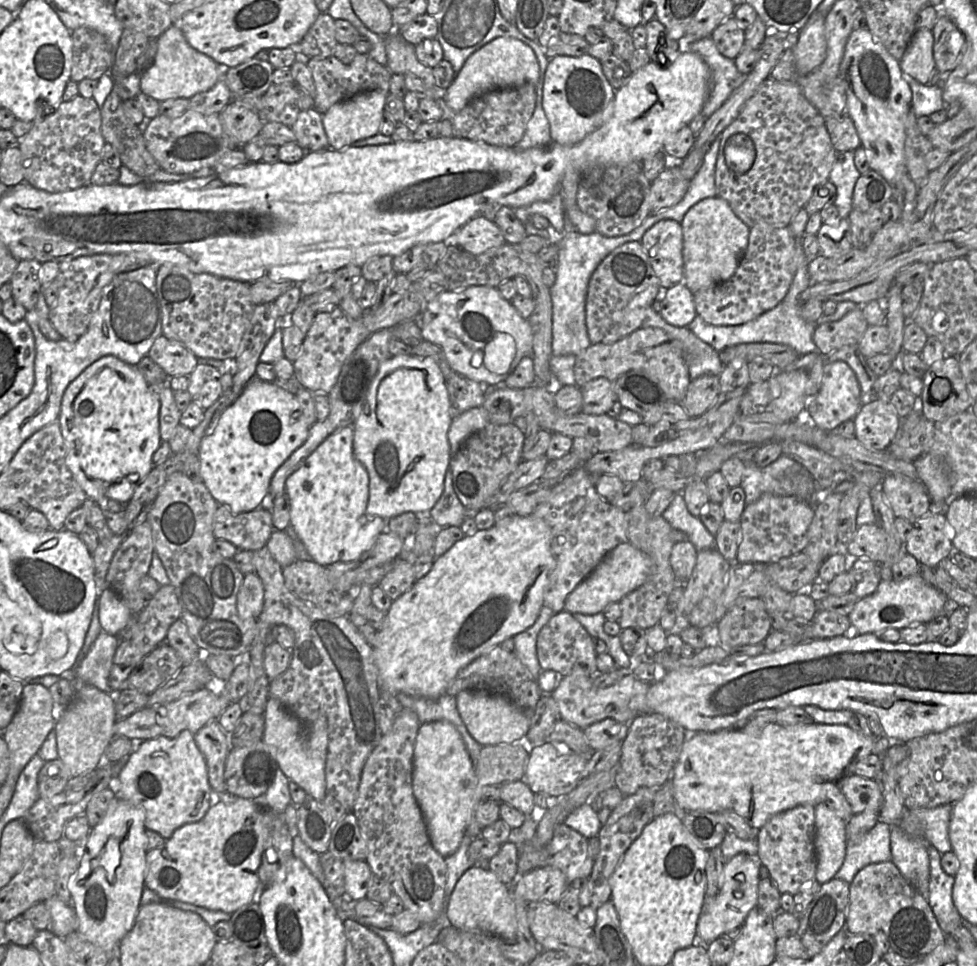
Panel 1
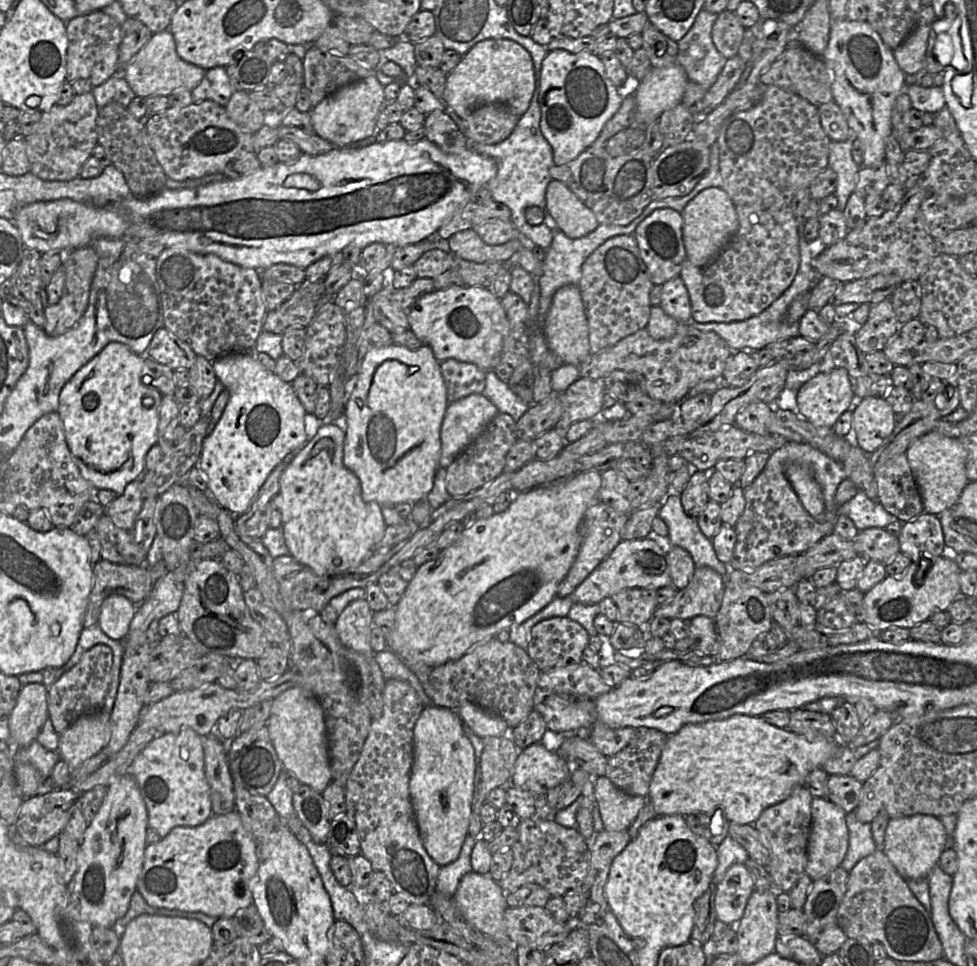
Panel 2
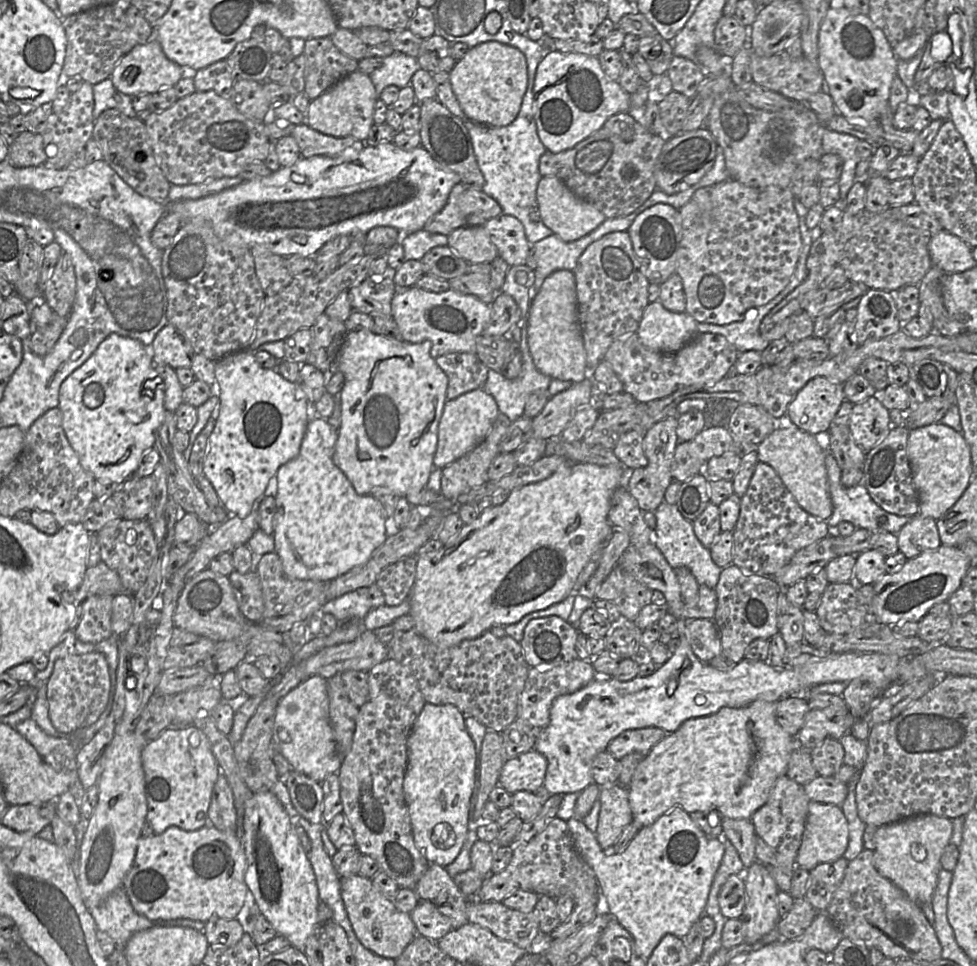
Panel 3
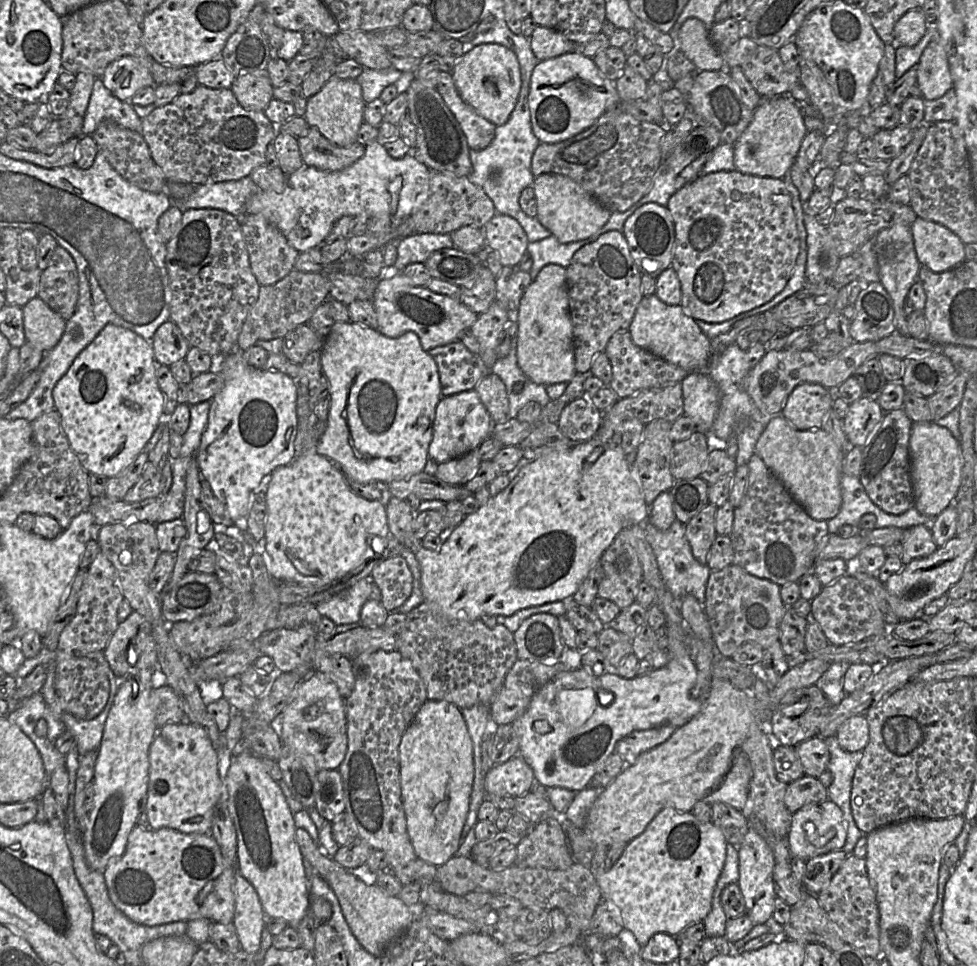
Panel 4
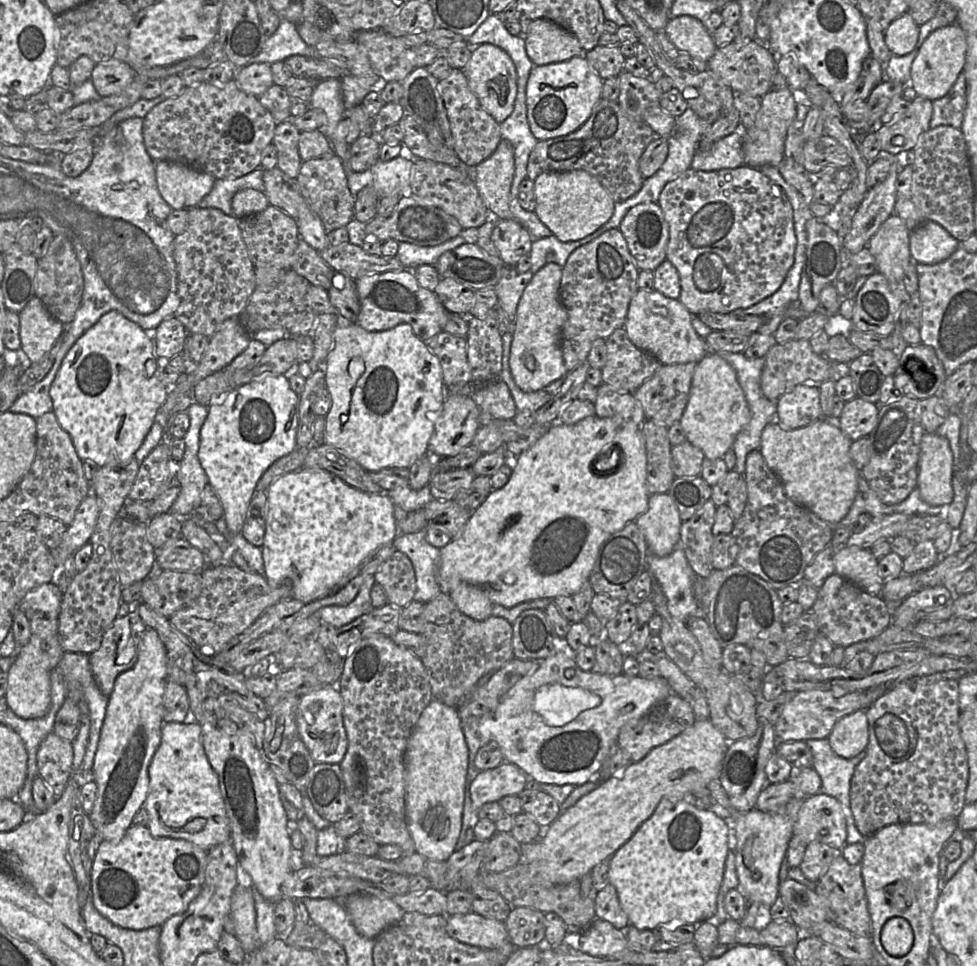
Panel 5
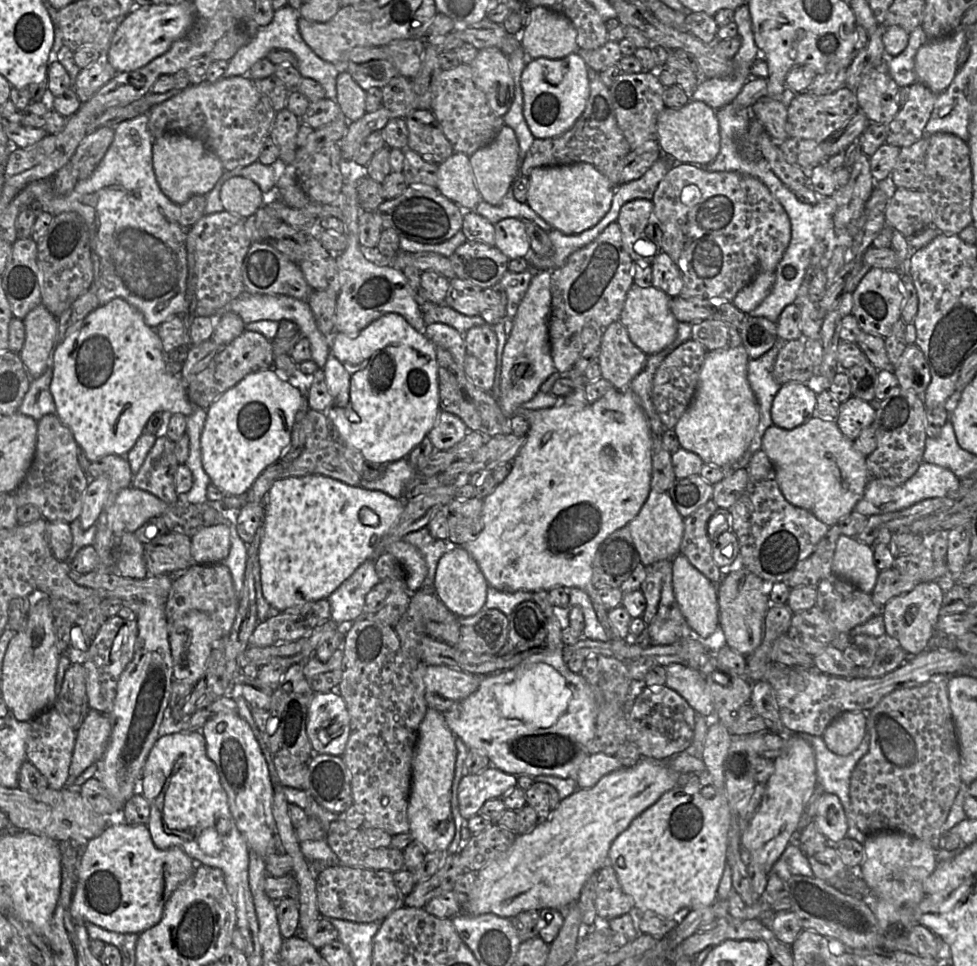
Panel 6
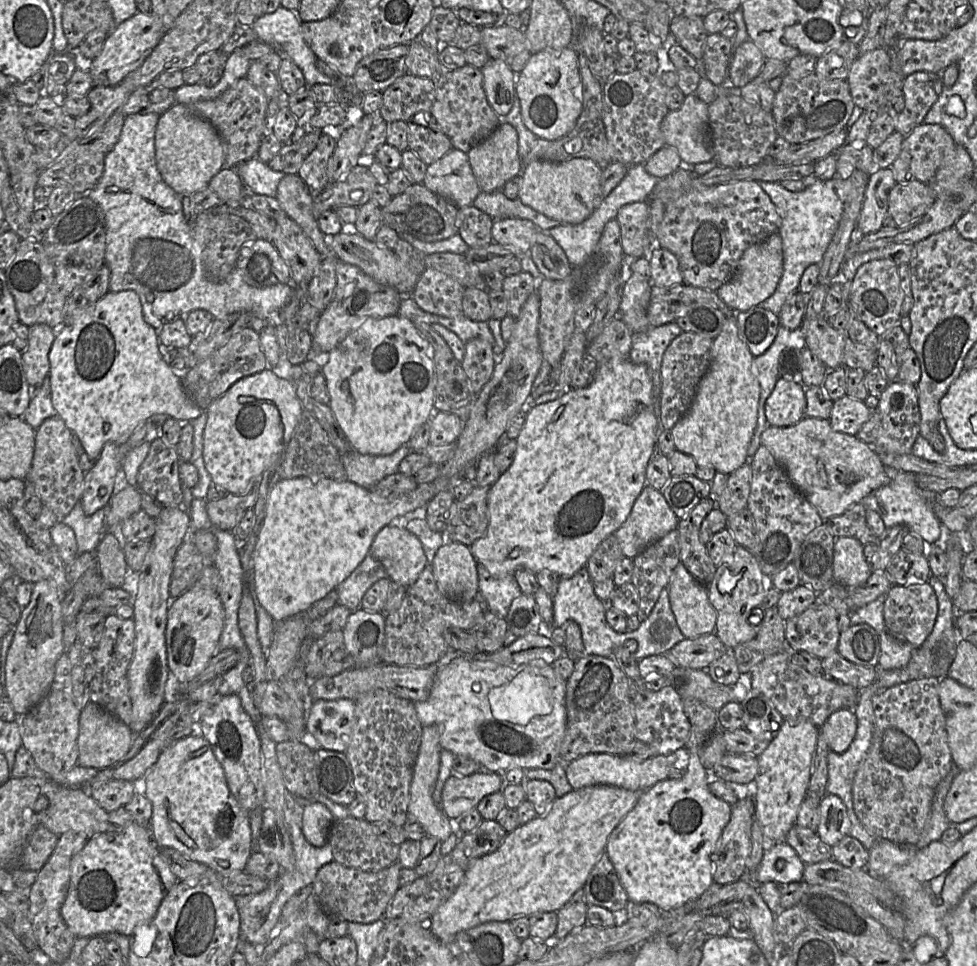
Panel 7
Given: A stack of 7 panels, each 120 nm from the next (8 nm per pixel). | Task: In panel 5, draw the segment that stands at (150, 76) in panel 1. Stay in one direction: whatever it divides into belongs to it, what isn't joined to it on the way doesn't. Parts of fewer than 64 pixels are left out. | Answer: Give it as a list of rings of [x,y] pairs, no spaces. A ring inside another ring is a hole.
[[[112,59],[95,64],[90,80],[101,97],[120,93],[128,86],[136,72],[127,63]]]

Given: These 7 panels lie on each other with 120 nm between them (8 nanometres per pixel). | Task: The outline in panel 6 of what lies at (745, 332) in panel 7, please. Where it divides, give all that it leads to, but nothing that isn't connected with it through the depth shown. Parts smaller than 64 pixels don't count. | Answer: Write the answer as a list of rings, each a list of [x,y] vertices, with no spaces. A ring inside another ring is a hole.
[[[747,315],[738,331],[750,359],[761,357],[778,338],[777,325],[764,317]]]

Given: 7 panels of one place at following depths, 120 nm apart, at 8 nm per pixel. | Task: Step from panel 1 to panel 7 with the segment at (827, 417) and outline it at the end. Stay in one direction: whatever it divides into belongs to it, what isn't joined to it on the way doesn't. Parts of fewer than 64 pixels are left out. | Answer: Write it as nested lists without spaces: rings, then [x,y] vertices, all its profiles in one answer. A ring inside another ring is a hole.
[[[779,377],[765,403],[769,426],[789,427],[806,417],[805,389],[798,378]]]

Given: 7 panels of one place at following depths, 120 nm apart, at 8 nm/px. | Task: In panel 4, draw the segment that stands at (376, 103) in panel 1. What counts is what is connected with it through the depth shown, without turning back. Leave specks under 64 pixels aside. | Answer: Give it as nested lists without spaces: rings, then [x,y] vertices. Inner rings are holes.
[[[332,77],[322,89],[307,99],[306,112],[303,115],[310,127],[317,128],[330,142],[347,147],[356,142],[366,103],[362,97],[360,84],[354,79]]]

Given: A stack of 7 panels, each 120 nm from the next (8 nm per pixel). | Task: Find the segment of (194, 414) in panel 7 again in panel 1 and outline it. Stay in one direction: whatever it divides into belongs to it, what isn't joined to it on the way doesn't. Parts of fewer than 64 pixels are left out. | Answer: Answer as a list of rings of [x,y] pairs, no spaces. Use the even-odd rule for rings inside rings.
[[[106,355],[88,366],[66,388],[58,422],[66,446],[66,464],[88,499],[98,505],[107,499],[128,503],[152,468],[152,456],[162,439],[159,430],[159,395],[149,387],[137,365]]]

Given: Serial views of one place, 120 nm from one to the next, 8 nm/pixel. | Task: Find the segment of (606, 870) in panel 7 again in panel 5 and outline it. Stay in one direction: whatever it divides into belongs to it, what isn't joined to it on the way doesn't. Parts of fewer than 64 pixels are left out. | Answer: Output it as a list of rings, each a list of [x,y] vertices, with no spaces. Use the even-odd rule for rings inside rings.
[[[609,882],[598,890],[595,914],[596,918],[610,922],[617,929],[625,929],[630,924],[628,916],[620,904],[616,888]]]

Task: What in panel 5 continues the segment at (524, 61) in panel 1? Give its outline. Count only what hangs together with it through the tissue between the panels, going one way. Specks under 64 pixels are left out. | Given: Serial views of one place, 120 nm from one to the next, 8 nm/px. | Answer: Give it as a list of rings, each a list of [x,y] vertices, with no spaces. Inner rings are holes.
[[[482,43],[472,46],[471,57],[462,70],[481,106],[496,122],[505,121],[514,110],[517,95],[517,72],[511,57],[496,45]]]

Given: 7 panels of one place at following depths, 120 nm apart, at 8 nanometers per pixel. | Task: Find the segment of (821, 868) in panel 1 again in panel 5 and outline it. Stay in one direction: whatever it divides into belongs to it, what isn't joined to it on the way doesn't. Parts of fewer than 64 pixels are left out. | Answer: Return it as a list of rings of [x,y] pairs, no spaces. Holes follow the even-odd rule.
[[[824,793],[806,797],[793,825],[793,835],[799,836],[806,844],[818,841],[842,849],[846,845],[846,820],[837,799]]]

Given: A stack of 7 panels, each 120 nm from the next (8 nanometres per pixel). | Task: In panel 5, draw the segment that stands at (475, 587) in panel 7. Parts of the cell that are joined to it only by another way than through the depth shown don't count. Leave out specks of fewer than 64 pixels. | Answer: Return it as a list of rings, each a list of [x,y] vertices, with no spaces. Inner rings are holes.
[[[461,582],[449,592],[449,596],[463,614],[474,620],[483,621],[492,616],[493,603],[477,586]]]

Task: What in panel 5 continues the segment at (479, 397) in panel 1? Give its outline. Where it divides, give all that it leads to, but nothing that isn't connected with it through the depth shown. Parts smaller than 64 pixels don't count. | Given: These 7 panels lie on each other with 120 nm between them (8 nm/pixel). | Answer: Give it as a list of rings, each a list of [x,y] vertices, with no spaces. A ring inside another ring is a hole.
[[[442,331],[426,340],[425,344],[439,359],[445,388],[472,384],[465,338]]]

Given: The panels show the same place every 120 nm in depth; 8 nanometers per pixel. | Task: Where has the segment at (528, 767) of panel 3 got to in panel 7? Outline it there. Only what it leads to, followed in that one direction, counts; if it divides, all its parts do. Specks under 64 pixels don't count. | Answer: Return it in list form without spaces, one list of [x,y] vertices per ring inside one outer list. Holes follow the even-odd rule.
[[[478,771],[467,776],[451,775],[444,784],[439,806],[449,819],[457,819],[476,808],[483,797],[502,791],[504,786],[503,777],[494,771]]]

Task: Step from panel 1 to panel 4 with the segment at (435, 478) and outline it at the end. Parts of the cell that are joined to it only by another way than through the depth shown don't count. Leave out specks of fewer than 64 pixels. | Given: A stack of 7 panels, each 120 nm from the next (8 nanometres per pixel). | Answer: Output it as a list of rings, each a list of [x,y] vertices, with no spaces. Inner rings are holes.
[[[335,322],[323,340],[323,346],[321,349],[321,366],[322,374],[329,384],[330,409],[326,420],[327,428],[318,440],[317,452],[337,465],[345,475],[346,479],[352,479],[361,483],[382,481],[388,484],[423,472],[429,458],[429,445],[433,439],[436,407],[443,396],[441,393],[437,364],[429,353],[422,348],[419,337],[414,332],[409,331],[397,338],[389,338],[377,330],[357,323]]]

